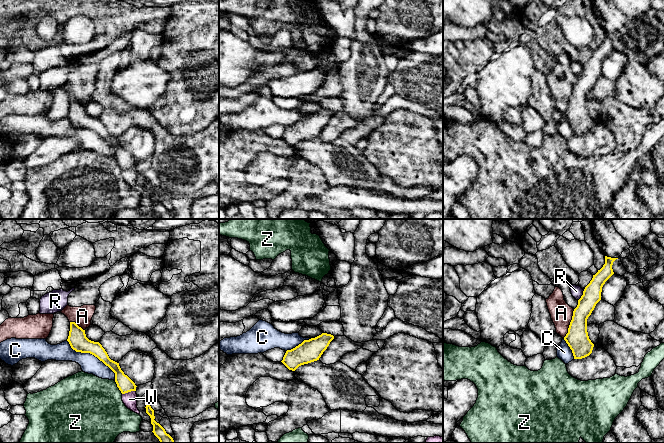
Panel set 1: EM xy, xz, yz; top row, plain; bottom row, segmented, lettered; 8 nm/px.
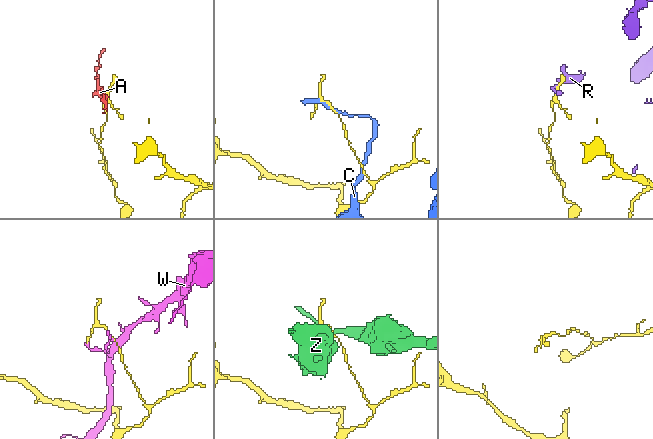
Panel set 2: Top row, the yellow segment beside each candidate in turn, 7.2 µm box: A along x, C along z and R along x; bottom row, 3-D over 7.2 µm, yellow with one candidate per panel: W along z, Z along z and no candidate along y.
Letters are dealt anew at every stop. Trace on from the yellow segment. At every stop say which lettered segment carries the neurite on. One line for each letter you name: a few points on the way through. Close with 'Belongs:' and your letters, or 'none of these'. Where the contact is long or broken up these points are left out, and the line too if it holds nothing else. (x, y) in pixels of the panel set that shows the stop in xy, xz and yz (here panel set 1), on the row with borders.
Belongs: none of these

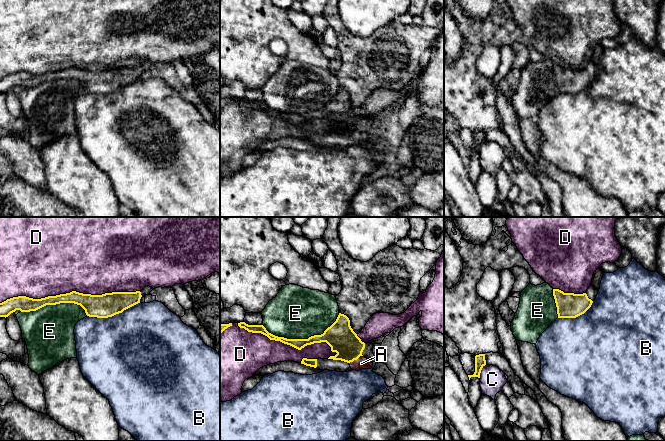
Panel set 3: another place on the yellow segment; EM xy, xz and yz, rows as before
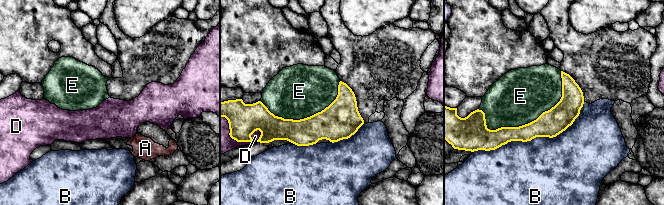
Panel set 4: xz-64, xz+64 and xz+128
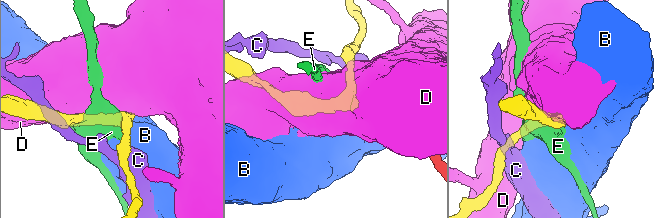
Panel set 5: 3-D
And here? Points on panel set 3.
A: across xz (340, 336), (349, 347), (355, 359), (361, 363)
Belongs: A

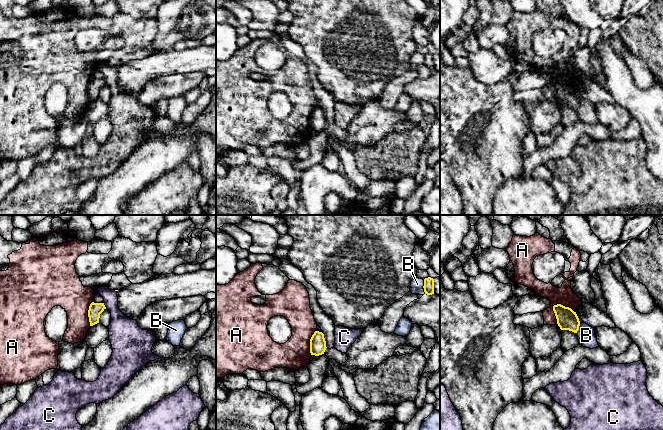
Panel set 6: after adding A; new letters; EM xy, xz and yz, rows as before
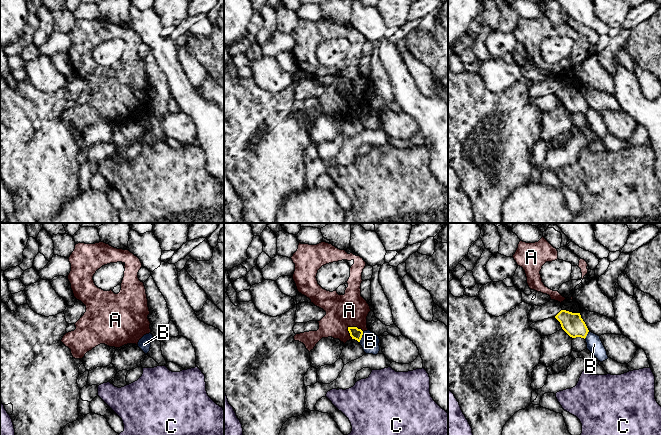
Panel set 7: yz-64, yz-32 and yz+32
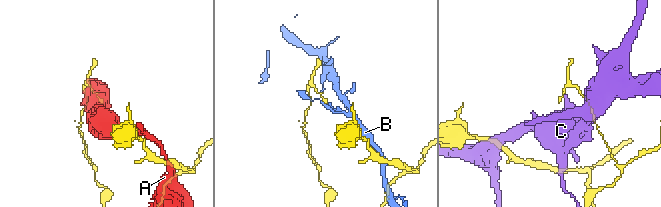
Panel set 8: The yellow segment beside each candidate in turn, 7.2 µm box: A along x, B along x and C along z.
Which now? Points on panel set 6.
Belongs: none of these

